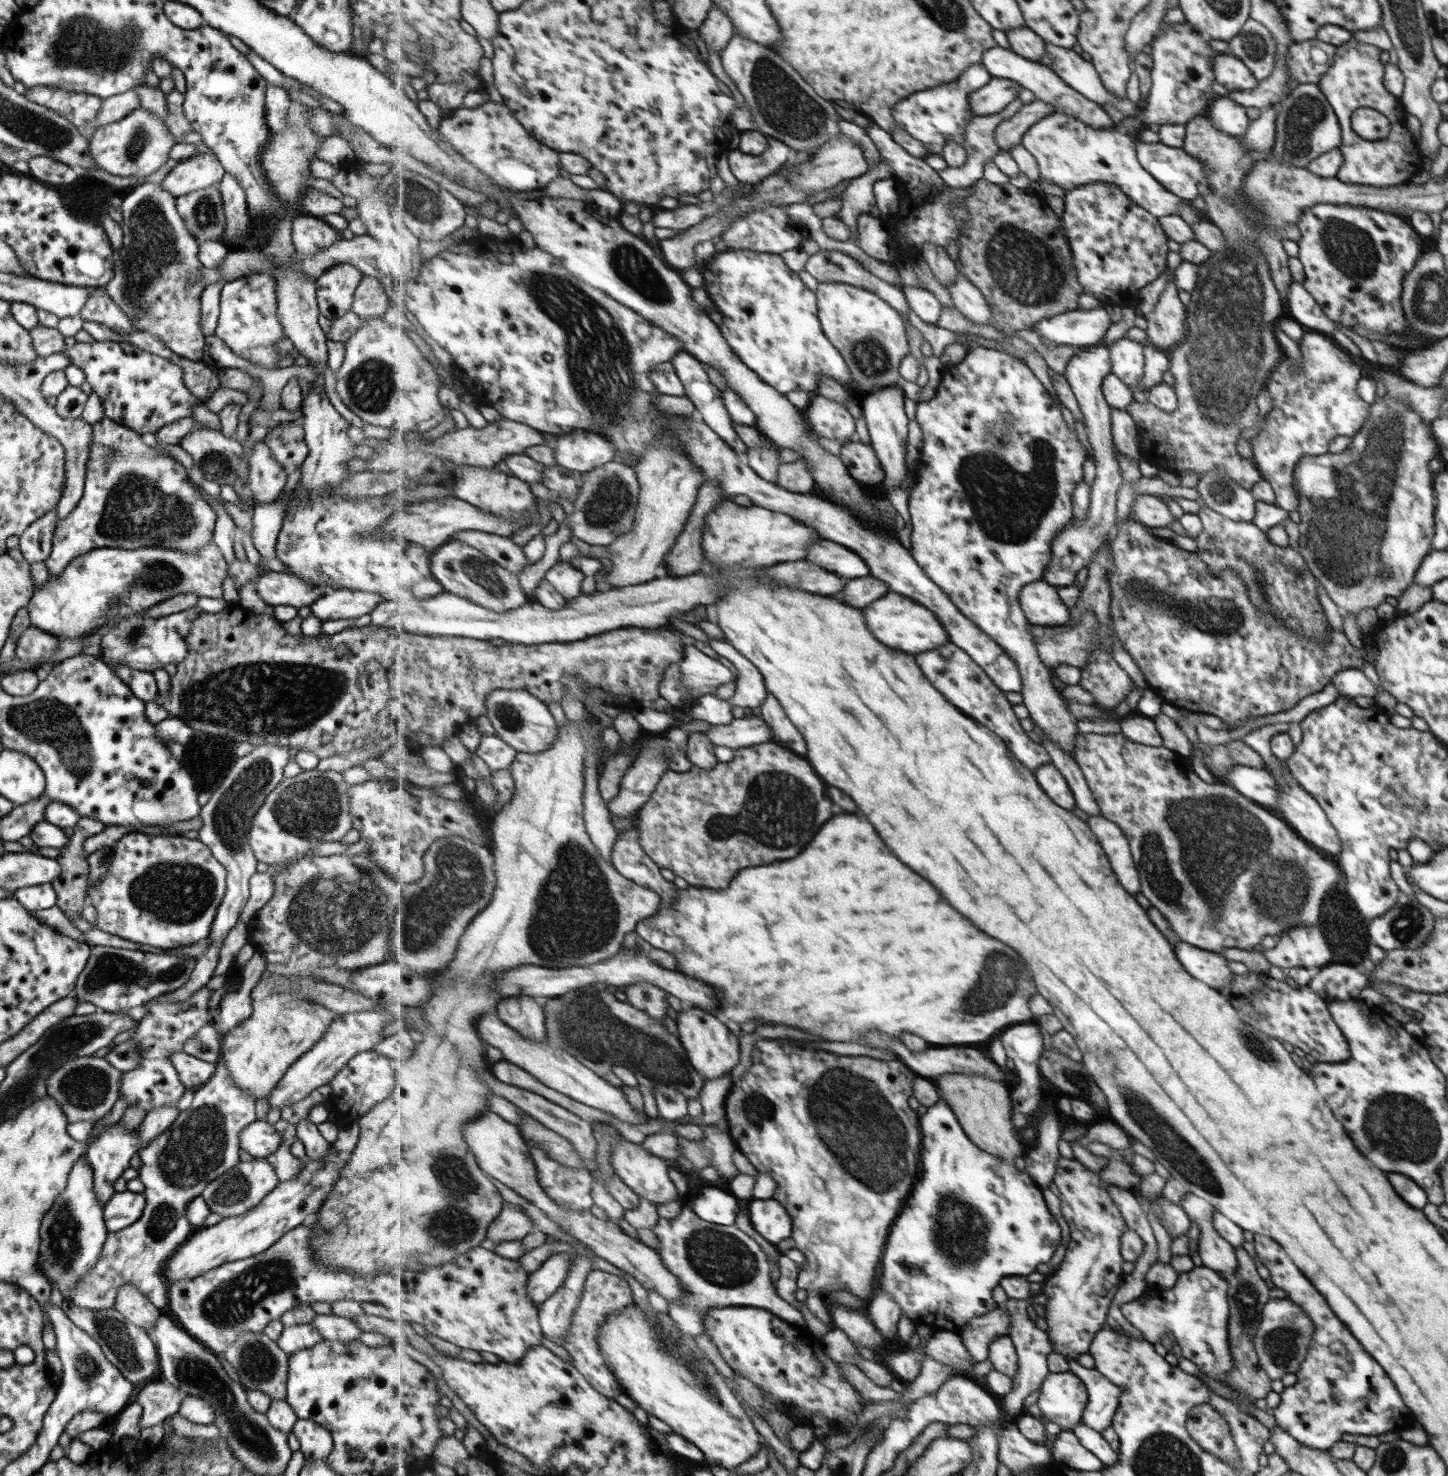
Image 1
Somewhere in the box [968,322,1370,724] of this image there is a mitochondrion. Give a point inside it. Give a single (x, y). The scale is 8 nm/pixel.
(1222, 493)

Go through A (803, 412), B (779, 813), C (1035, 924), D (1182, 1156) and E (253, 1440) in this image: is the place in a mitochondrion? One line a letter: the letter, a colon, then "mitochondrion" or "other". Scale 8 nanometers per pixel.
A: other
B: mitochondrion
C: other
D: mitochondrion
E: mitochondrion

